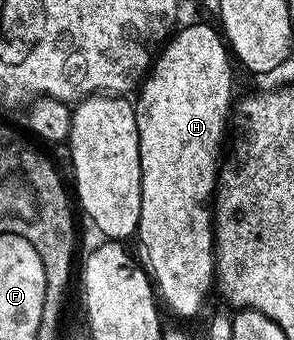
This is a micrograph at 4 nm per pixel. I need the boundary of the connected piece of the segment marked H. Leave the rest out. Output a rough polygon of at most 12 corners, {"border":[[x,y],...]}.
{"border":[[203,22],[134,99],[136,228],[179,316],[215,284],[233,65]]}

